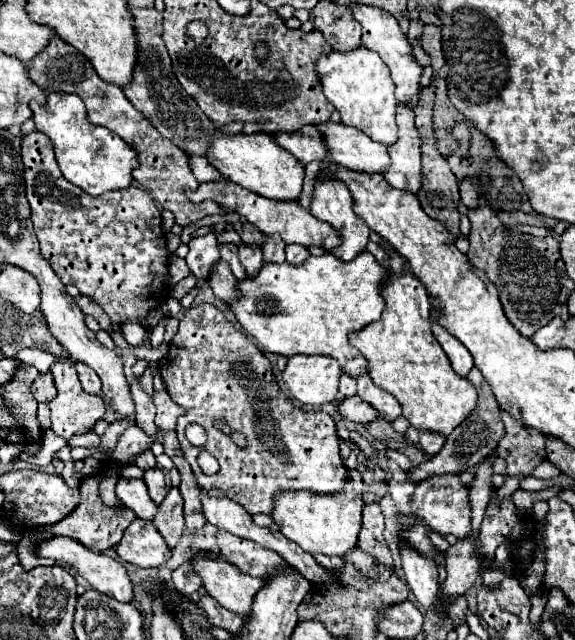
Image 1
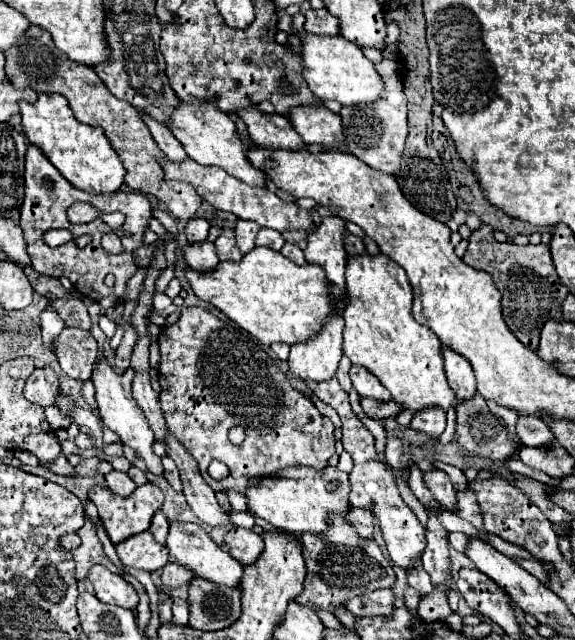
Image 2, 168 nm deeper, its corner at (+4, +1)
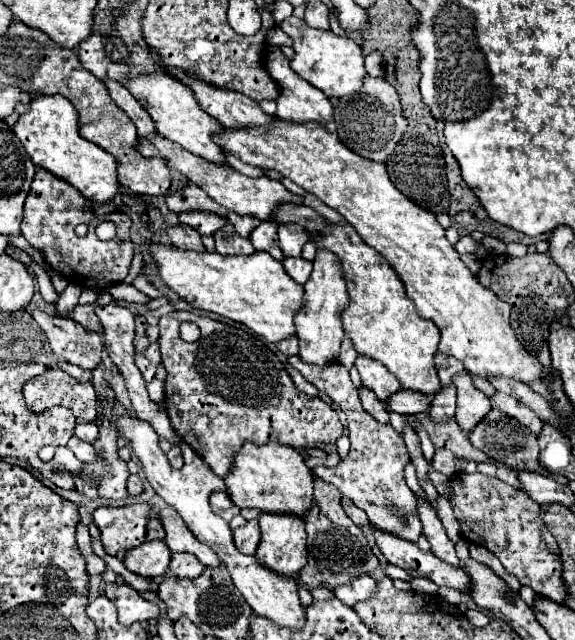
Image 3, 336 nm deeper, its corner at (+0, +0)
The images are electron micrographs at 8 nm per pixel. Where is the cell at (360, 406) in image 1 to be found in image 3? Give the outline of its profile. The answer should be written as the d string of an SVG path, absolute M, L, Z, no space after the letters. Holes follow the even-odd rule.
M398 390L396 394L392 394L392 398L386 400L386 404L390 406L392 412L398 412L402 416L420 414L420 412L426 414L428 406L430 406L430 396L418 394L412 390Z

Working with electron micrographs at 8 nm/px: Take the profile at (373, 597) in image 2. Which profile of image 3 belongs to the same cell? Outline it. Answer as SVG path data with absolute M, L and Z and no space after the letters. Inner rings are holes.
M362 574L360 578L352 580L346 586L338 586L334 590L334 594L340 598L340 602L344 602L346 606L356 606L356 602L364 602L368 598L372 598L372 594L376 594L376 580L370 578L368 574Z

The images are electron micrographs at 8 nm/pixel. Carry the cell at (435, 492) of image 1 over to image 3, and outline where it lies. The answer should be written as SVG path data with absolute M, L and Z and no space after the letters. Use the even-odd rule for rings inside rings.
M444 448L436 450L436 454L434 454L434 458L432 458L432 468L434 468L436 472L442 472L442 474L446 474L446 476L452 476L452 474L456 472L452 452L450 452L450 450L444 450Z

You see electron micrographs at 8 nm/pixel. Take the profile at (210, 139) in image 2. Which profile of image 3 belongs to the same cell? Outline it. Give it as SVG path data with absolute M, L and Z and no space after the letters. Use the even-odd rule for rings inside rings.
M152 72L152 74L148 74L148 76L140 76L140 78L132 80L132 82L128 82L126 88L128 88L128 90L132 92L132 96L148 110L148 114L152 116L152 120L154 120L154 124L156 124L158 134L162 134L164 138L168 138L168 140L172 140L172 142L184 146L188 152L192 152L192 154L196 154L196 156L208 158L210 162L224 162L224 164L228 164L224 150L214 142L214 134L224 132L224 126L222 126L220 122L216 122L216 118L212 118L212 116L196 102L196 94L192 94L192 90L190 90L188 86L184 86L182 82L172 80L172 78L170 78L168 74L164 74L164 72Z

